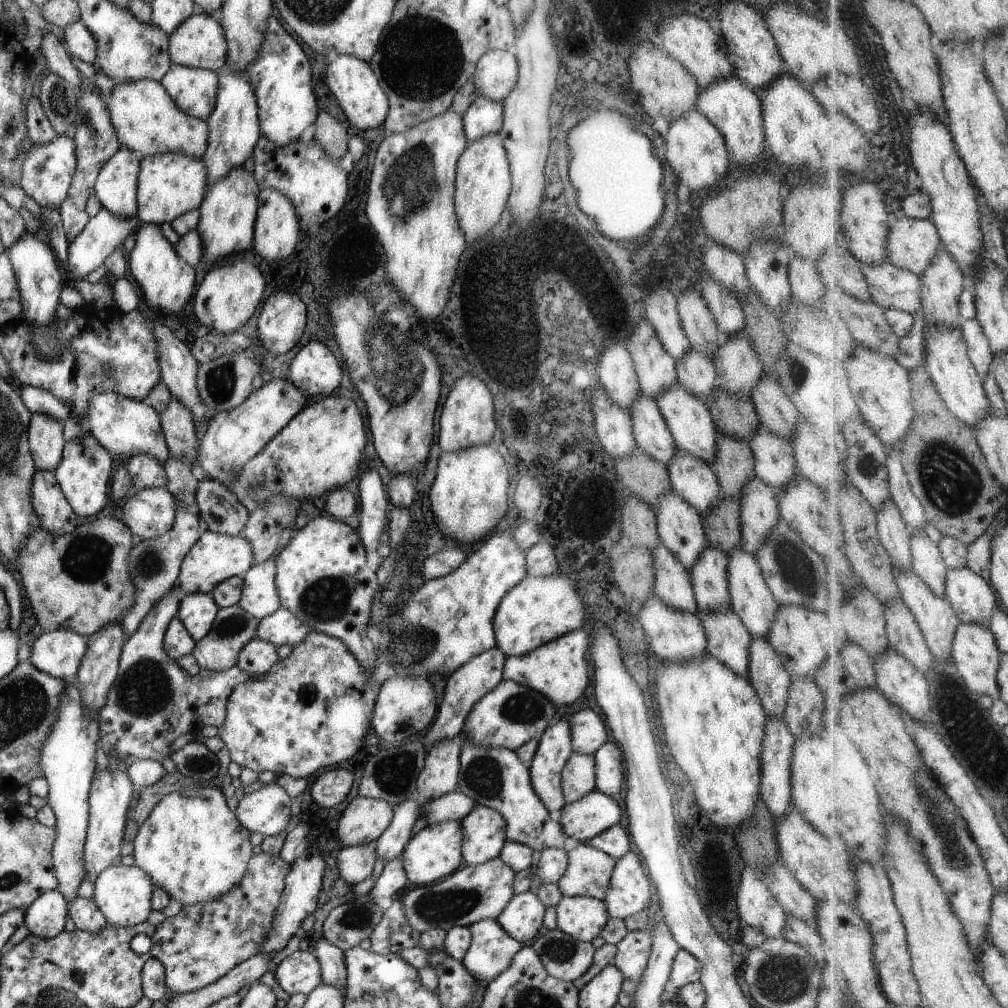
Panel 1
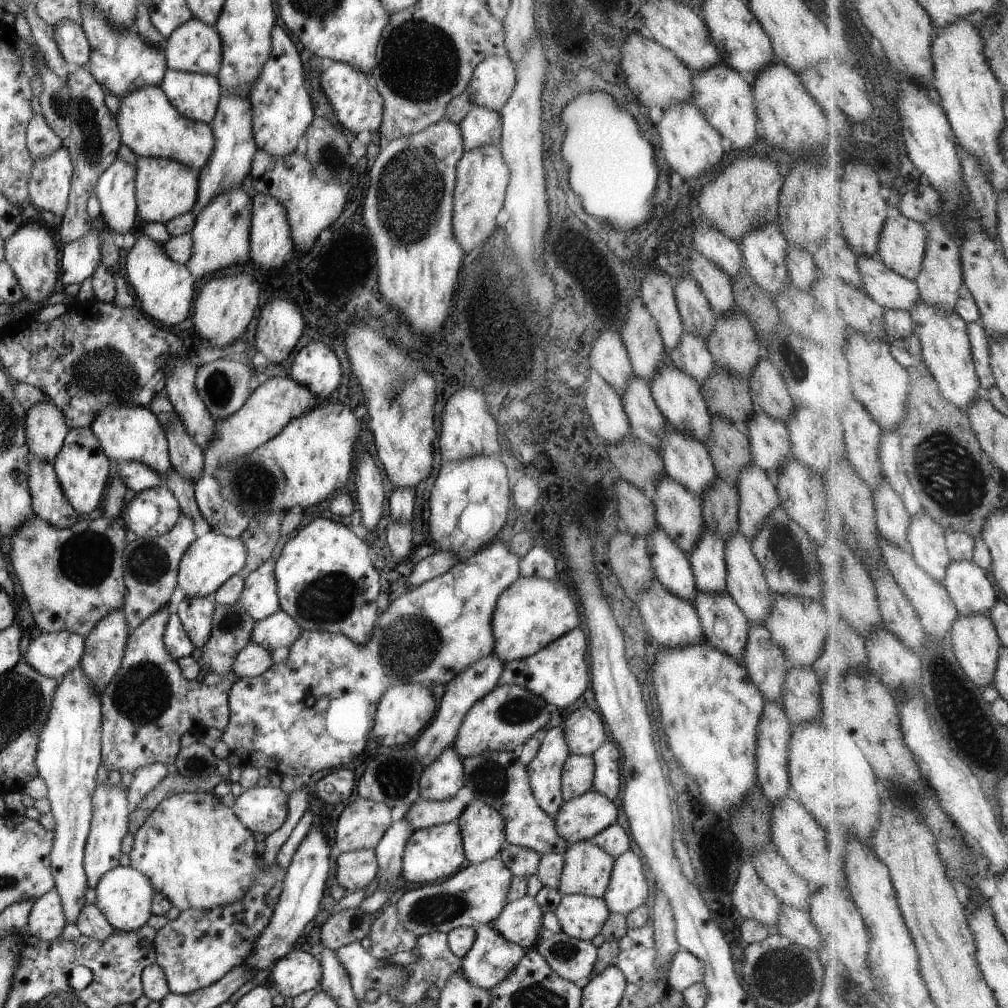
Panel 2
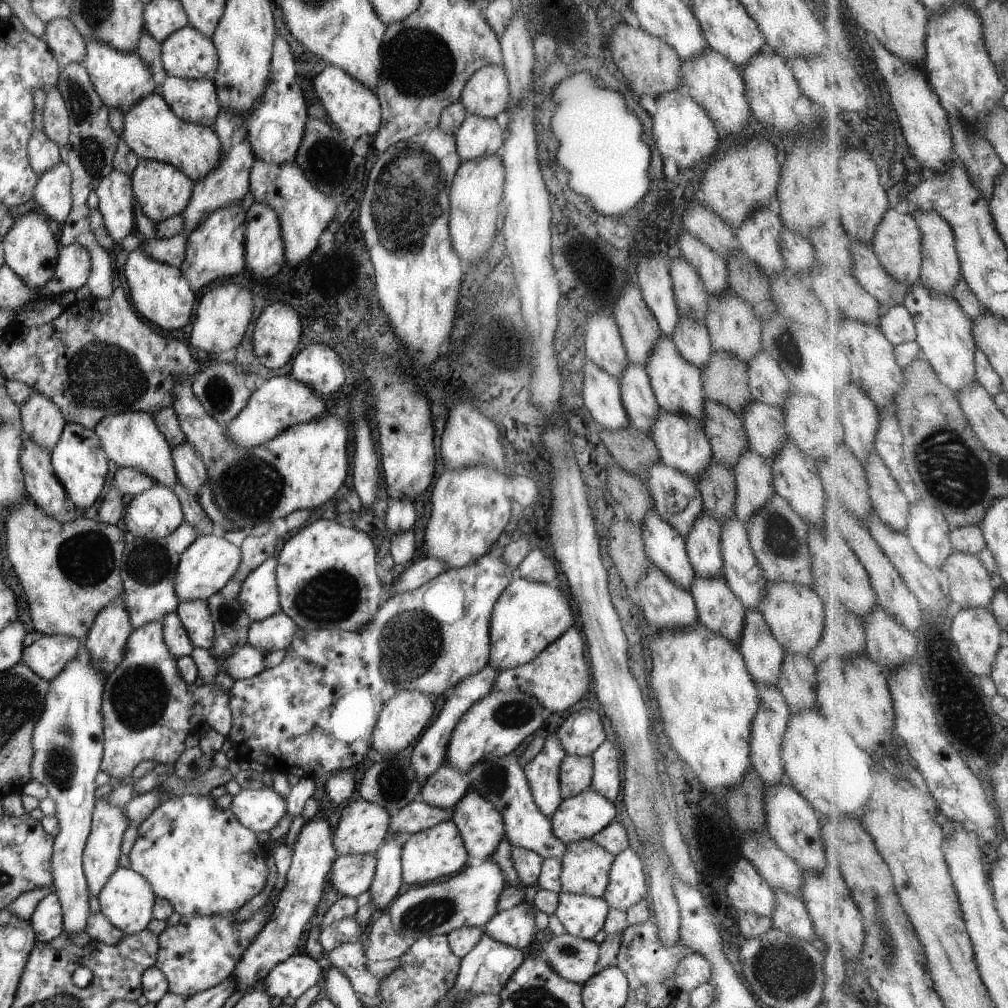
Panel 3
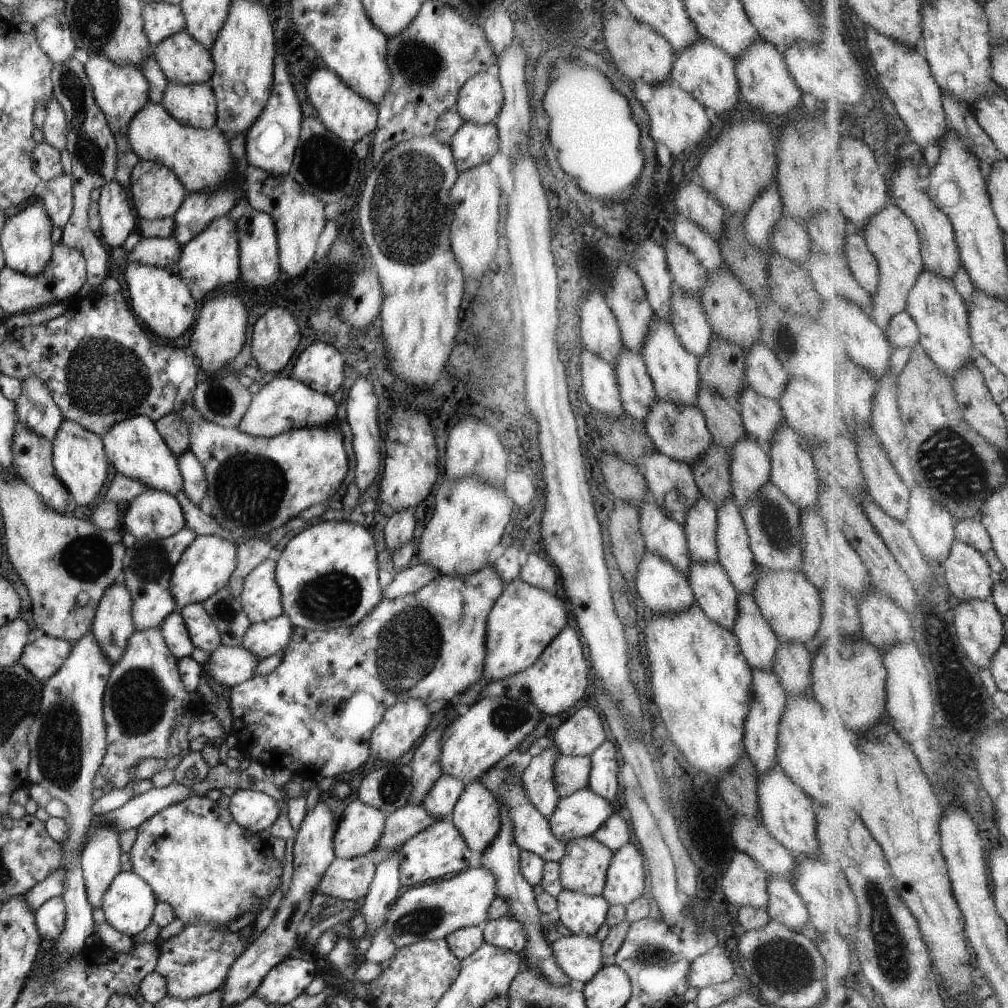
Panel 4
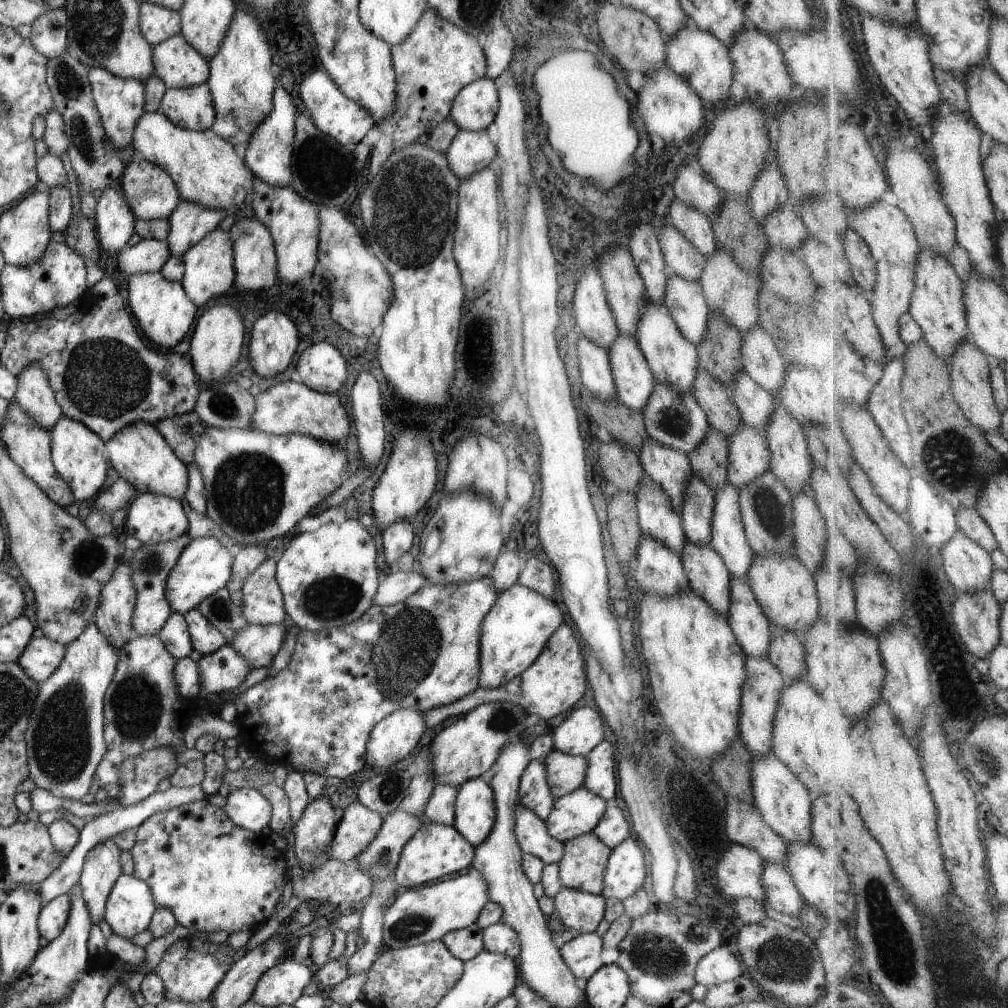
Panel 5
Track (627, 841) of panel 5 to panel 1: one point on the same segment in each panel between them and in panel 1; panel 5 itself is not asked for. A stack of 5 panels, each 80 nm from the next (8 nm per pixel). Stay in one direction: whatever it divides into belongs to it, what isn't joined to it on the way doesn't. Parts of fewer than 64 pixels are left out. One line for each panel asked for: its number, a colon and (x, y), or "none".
1: (628, 892)
2: (626, 889)
3: (625, 886)
4: (624, 877)

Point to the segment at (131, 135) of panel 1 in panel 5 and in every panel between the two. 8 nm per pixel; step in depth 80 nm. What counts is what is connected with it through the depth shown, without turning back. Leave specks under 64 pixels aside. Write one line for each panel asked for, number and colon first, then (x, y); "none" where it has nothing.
2: (148, 124)
3: (150, 129)
4: (200, 158)
5: (206, 171)

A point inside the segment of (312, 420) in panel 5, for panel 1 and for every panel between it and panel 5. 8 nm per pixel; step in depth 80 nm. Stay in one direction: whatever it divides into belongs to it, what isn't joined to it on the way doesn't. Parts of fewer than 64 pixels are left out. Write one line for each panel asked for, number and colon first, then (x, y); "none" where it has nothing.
1: (231, 437)
2: (272, 404)
3: (279, 402)
4: (284, 403)

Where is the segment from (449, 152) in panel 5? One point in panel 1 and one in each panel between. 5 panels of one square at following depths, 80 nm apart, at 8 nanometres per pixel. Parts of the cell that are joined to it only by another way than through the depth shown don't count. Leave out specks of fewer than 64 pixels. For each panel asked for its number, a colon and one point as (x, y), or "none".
1: (482, 117)
2: (479, 127)
3: (476, 137)
4: (471, 144)

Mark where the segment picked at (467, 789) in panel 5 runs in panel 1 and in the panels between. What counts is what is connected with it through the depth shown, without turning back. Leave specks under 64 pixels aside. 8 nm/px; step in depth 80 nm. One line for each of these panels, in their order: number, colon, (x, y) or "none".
1: (483, 835)
2: (481, 830)
3: (480, 825)
4: (475, 814)

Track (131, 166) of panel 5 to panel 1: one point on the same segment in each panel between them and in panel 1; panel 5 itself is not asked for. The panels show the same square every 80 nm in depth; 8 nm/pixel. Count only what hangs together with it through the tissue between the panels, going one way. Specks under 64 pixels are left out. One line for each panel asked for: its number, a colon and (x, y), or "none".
1: (168, 184)
2: (164, 188)
3: (161, 191)
4: (155, 192)

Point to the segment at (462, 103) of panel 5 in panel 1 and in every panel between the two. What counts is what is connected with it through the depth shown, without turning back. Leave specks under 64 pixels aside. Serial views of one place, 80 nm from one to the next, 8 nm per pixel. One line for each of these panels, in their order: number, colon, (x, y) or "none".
1: (495, 73)
2: (492, 80)
3: (484, 94)
4: (479, 100)

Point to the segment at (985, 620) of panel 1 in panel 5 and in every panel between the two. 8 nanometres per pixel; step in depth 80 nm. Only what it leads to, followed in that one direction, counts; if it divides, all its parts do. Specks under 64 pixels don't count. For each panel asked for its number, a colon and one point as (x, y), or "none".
2: (972, 592)
3: (969, 585)
4: (968, 573)
5: (969, 567)

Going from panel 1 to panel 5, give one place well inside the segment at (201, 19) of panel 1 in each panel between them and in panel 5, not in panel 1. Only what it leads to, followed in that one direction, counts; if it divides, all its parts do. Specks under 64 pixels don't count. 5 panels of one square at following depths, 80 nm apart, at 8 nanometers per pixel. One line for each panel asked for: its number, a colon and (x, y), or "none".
2: (193, 47)
3: (185, 53)
4: (181, 58)
5: (178, 65)

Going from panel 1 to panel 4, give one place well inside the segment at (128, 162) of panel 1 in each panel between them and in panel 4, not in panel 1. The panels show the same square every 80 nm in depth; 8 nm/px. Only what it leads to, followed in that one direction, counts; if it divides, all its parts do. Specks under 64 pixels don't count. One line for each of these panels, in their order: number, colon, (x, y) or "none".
2: (114, 189)
3: (116, 201)
4: (117, 220)

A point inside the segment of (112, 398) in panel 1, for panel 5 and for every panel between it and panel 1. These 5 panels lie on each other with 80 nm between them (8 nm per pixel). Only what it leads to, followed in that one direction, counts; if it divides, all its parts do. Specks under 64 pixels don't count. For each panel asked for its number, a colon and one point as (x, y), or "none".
2: (125, 433)
3: (129, 439)
4: (133, 446)
5: (140, 455)

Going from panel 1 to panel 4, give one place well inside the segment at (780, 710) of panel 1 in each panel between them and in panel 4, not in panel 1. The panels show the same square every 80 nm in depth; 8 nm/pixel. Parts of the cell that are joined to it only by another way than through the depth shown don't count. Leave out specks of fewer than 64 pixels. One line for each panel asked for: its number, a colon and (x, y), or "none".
2: (763, 660)
3: (762, 654)
4: (758, 643)

